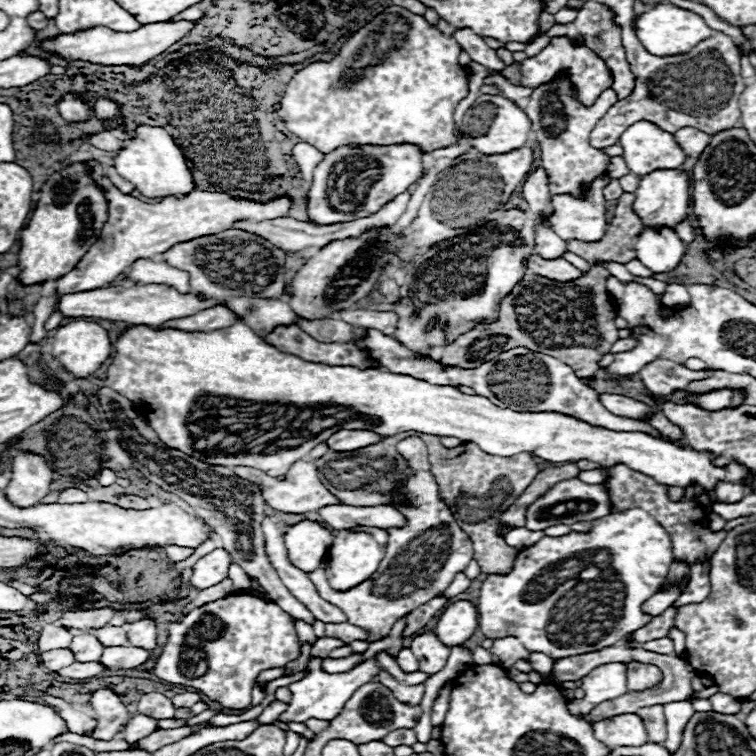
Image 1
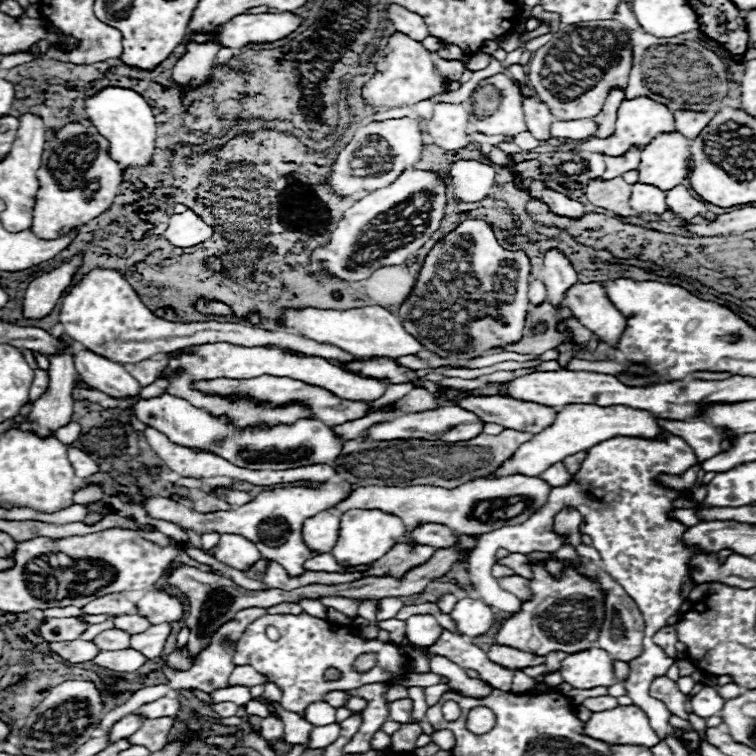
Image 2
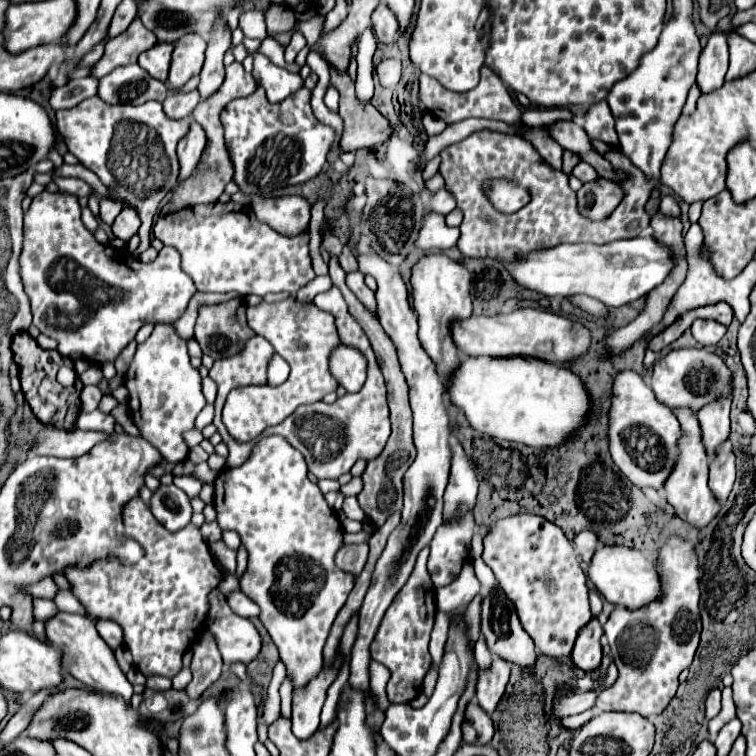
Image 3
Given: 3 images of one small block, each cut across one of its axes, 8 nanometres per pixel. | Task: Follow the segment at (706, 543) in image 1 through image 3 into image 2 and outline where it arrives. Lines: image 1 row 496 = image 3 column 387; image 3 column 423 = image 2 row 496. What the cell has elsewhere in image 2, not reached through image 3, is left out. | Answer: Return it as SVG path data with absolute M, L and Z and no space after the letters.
M662 434L654 440L616 436L614 440L596 444L588 450L582 468L572 476L572 480L566 486L552 488L550 500L544 508L532 514L532 518L524 524L504 526L484 534L470 556L470 564L466 566L478 598L502 612L518 612L520 600L514 594L506 594L490 574L490 568L494 566L494 552L498 548L520 554L556 552L556 548L562 548L562 544L568 542L564 536L558 536L554 532L554 516L562 508L578 510L584 518L584 522L580 524L580 534L588 534L592 538L592 546L600 552L604 564L602 568L606 568L606 574L610 574L612 580L616 580L628 592L628 596L634 598L644 616L644 652L628 664L630 678L624 682L624 686L634 704L648 714L650 726L660 738L674 734L674 728L668 726L670 712L660 700L650 698L648 688L654 676L664 676L668 672L668 668L674 664L674 658L668 658L666 652L652 642L652 636L654 632L658 632L658 628L666 626L666 620L676 614L680 604L698 586L690 584L692 556L710 552L702 552L700 548L686 548L682 532L686 532L688 526L668 516L668 512L676 510L672 502L682 496L682 492L662 488L656 480L660 474L682 476L682 472L686 472L686 468L692 468L694 464L698 464L694 450L686 444L686 440L674 434Z

